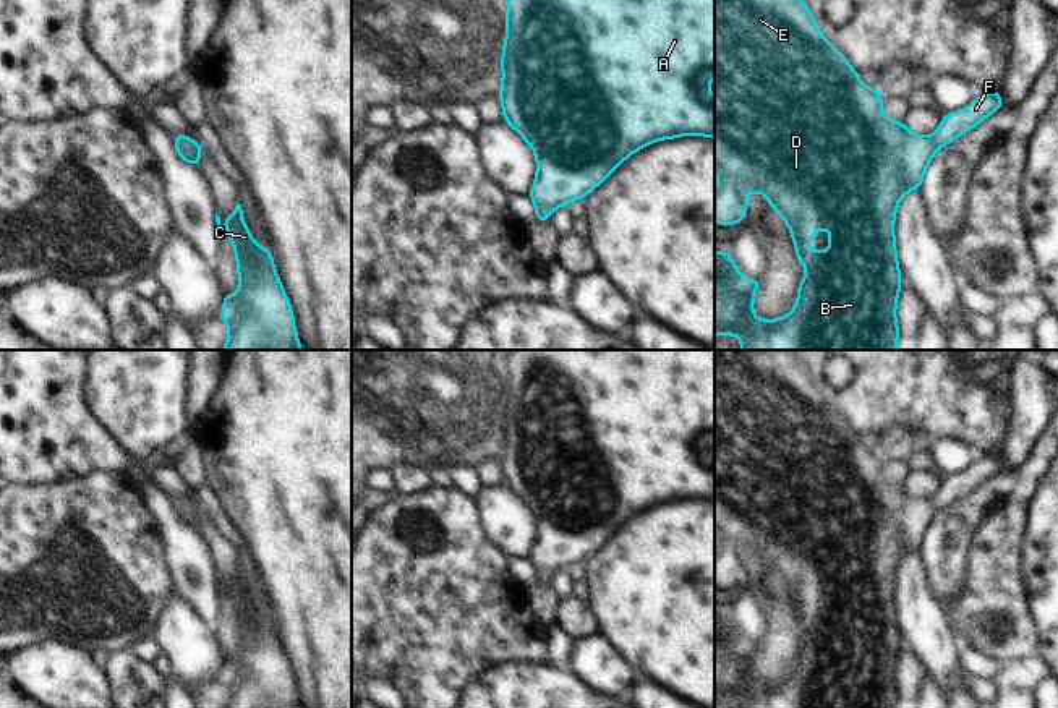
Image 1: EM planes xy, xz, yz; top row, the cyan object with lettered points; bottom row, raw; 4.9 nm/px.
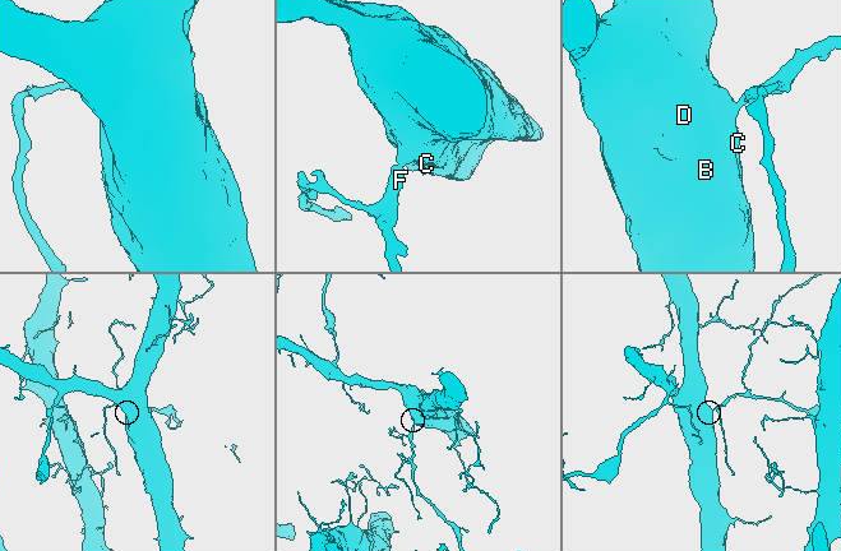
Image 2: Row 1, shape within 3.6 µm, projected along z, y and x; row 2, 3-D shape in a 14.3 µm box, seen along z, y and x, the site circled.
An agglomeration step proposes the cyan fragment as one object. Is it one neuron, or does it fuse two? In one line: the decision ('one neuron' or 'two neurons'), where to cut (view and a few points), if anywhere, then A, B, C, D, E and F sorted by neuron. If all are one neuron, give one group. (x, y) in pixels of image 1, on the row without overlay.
one neuron | no cut | A B C D E F

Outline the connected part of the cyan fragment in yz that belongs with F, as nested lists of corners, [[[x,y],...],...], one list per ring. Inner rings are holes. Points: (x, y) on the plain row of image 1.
[[[715,350],[715,535],[718,536],[715,583],[721,590],[744,585],[749,572],[745,559],[750,554],[762,556],[771,572],[784,582],[792,596],[796,621],[800,624],[802,632],[808,633],[808,638],[799,645],[797,666],[789,677],[781,682],[757,682],[753,679],[753,658],[763,648],[763,643],[742,640],[740,632],[732,627],[731,614],[715,616],[715,700],[719,697],[739,698],[740,708],[896,708],[901,698],[896,685],[896,667],[902,650],[894,603],[898,567],[909,554],[920,552],[927,530],[938,510],[945,510],[971,491],[975,491],[983,481],[1003,471],[1003,463],[998,452],[993,452],[972,463],[966,471],[948,475],[932,501],[912,497],[902,483],[888,483],[881,473],[881,465],[883,457],[878,452],[867,450],[847,421],[823,400],[808,368],[799,361],[796,350]],[[826,588],[830,590],[830,612],[810,614],[807,609],[813,601],[813,595],[825,593]]]

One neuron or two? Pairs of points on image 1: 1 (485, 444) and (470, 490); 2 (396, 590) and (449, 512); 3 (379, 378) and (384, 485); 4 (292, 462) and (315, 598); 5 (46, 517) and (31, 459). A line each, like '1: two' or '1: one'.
1: two
2: one
3: two
4: one
5: two

